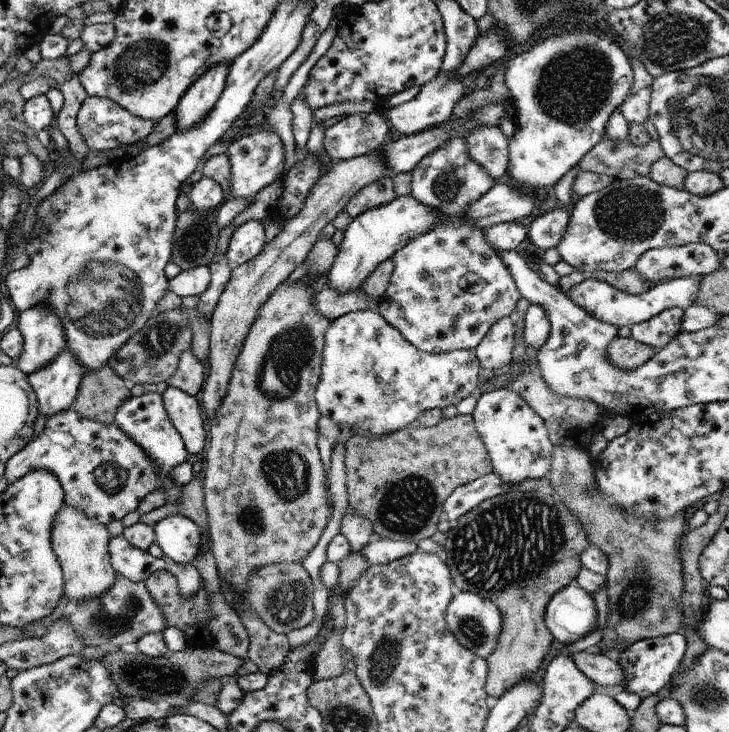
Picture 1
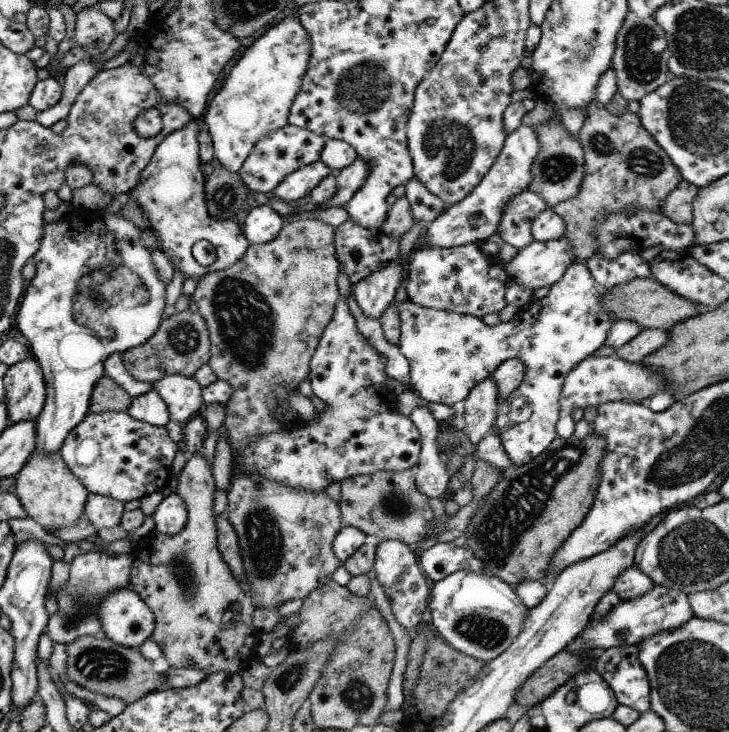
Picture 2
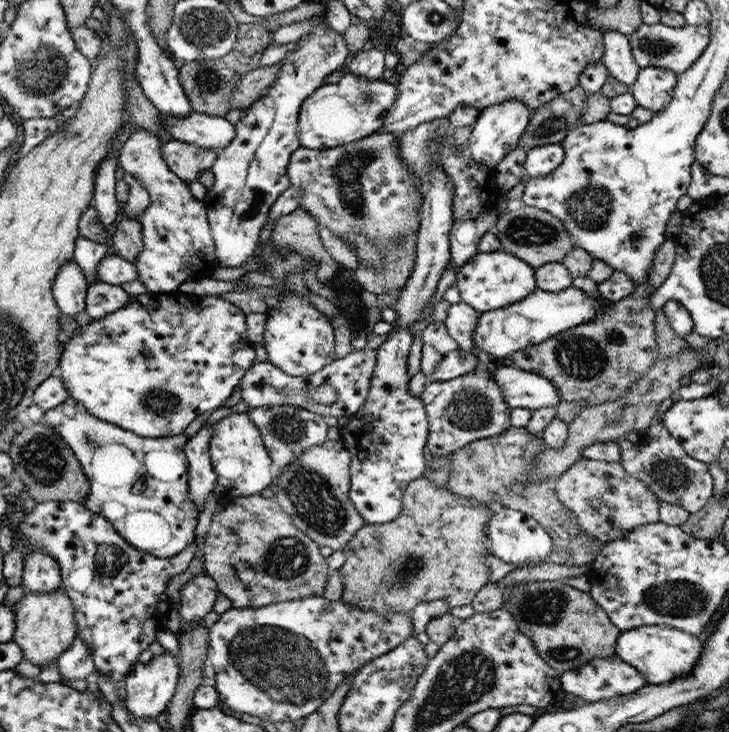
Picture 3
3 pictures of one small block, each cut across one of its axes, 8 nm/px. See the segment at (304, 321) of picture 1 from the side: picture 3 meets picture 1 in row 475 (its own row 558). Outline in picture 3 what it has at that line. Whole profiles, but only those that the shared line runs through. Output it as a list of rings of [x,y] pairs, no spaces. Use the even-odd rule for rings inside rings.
[[[260,494],[234,497],[215,512],[204,543],[204,574],[216,579],[222,594],[236,609],[256,609],[283,602],[323,595],[332,574],[327,559],[320,555],[320,547],[297,526],[274,499]]]

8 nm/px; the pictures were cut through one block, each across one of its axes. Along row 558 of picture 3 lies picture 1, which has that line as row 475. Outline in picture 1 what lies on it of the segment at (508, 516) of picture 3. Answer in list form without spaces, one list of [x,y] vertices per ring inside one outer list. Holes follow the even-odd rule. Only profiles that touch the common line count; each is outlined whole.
[[[508,387],[477,396],[477,403],[473,412],[475,427],[483,440],[486,450],[493,464],[493,472],[498,473],[507,483],[522,482],[526,478],[547,478],[551,469],[553,452],[552,442],[549,440],[549,430],[537,412],[518,394]]]

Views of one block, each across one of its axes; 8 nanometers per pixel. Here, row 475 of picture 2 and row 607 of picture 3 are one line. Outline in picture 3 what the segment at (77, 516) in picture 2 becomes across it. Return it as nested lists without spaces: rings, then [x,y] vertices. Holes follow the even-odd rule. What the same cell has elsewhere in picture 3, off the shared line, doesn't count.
[[[64,588],[50,594],[25,592],[22,600],[15,604],[16,633],[13,642],[21,648],[22,658],[32,663],[40,671],[57,661],[73,646],[77,637],[76,611]]]

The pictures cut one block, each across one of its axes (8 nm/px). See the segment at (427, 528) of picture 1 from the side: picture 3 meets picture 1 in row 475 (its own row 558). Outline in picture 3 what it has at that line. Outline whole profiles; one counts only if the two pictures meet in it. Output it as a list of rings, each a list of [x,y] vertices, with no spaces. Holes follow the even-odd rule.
[[[422,476],[414,479],[404,490],[402,498],[402,512],[398,514],[396,520],[392,522],[385,522],[384,524],[368,525],[364,524],[363,527],[350,539],[344,548],[345,563],[339,568],[343,582],[343,593],[341,599],[343,602],[352,603],[353,606],[358,606],[361,610],[371,608],[383,618],[389,618],[395,612],[401,614],[411,612],[417,604],[424,602],[431,602],[434,600],[445,601],[449,609],[454,609],[460,606],[468,606],[476,597],[476,593],[483,587],[490,583],[490,563],[486,561],[486,556],[490,554],[491,550],[486,538],[486,530],[488,520],[494,516],[497,507],[502,508],[496,503],[483,503],[482,501],[474,498],[460,497],[458,494],[452,495],[452,492],[446,487],[436,487],[430,479]]]

